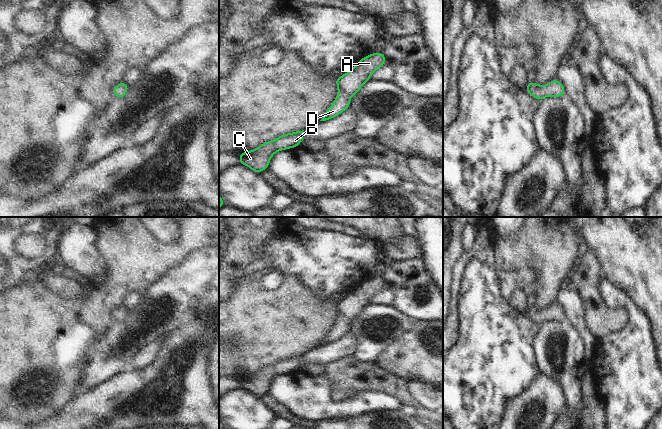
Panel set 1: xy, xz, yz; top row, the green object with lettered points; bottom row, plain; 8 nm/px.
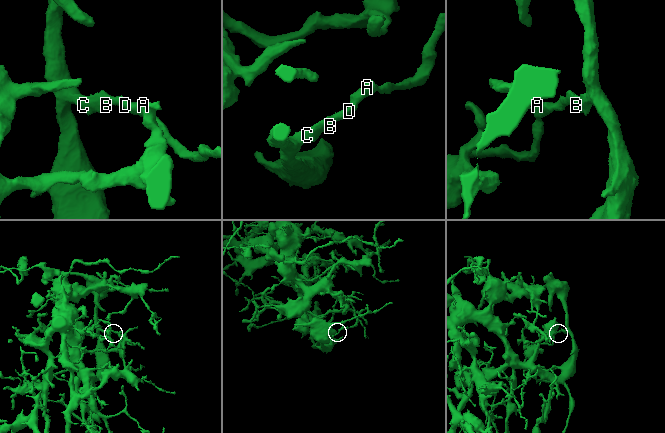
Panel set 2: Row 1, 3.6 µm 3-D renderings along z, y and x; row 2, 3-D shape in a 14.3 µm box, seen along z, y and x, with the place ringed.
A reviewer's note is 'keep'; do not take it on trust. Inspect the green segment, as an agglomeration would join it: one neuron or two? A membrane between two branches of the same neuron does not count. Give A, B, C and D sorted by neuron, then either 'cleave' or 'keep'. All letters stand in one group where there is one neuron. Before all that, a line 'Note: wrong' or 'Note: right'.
Note: right
A B C D | keep

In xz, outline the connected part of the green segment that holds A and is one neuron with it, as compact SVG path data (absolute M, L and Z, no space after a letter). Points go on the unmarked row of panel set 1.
M382 276L373 277L359 284L352 294L337 301L335 306L338 311L338 319L320 345L332 343L345 335L350 330L351 321L370 304L373 296L386 286Z

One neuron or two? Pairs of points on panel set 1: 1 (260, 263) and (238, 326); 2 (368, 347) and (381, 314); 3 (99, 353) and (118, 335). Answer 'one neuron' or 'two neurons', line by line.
1: two neurons
2: one neuron
3: one neuron

